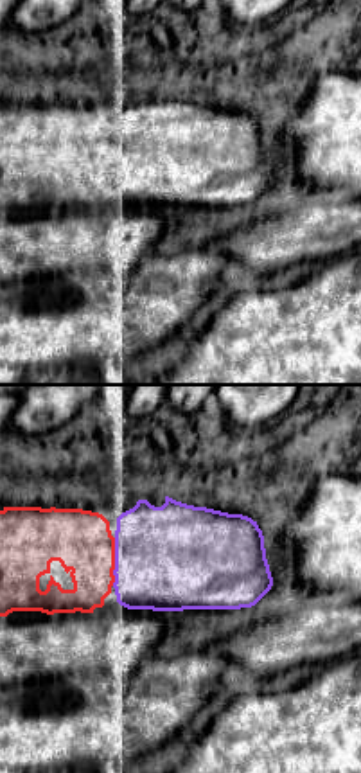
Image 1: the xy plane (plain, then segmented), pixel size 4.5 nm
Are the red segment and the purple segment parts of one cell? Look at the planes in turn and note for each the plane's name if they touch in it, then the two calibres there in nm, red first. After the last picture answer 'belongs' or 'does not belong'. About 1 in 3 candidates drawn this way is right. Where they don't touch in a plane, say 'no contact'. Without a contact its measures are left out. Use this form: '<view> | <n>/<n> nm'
xy | 280/480 nm

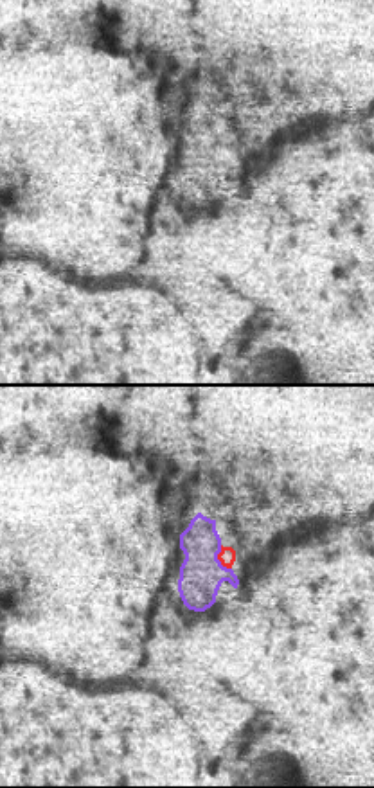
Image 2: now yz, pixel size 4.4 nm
yz | 80/190 nm

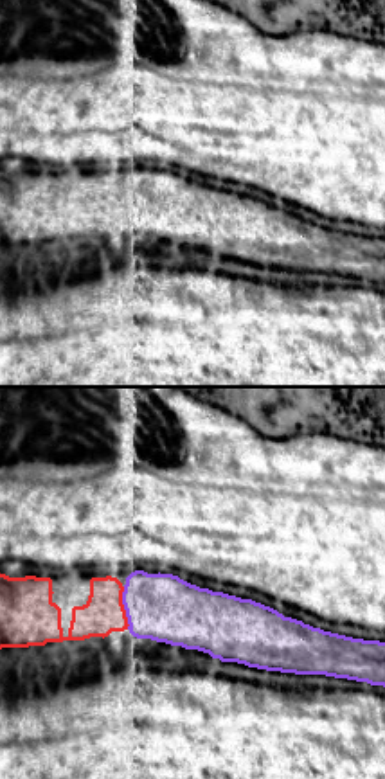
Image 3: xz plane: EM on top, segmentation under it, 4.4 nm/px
xz | 180/300 nm

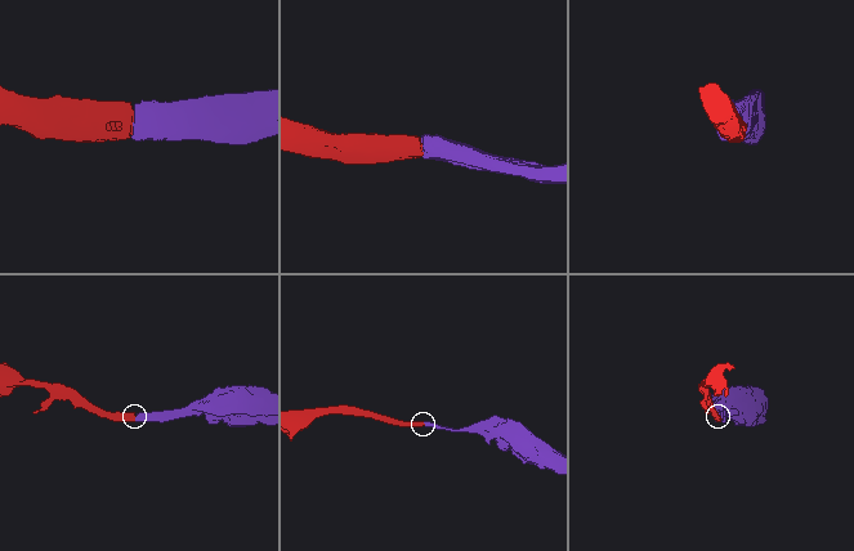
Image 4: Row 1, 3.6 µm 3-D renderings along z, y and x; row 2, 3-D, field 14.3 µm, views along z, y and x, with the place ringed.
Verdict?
belongs

